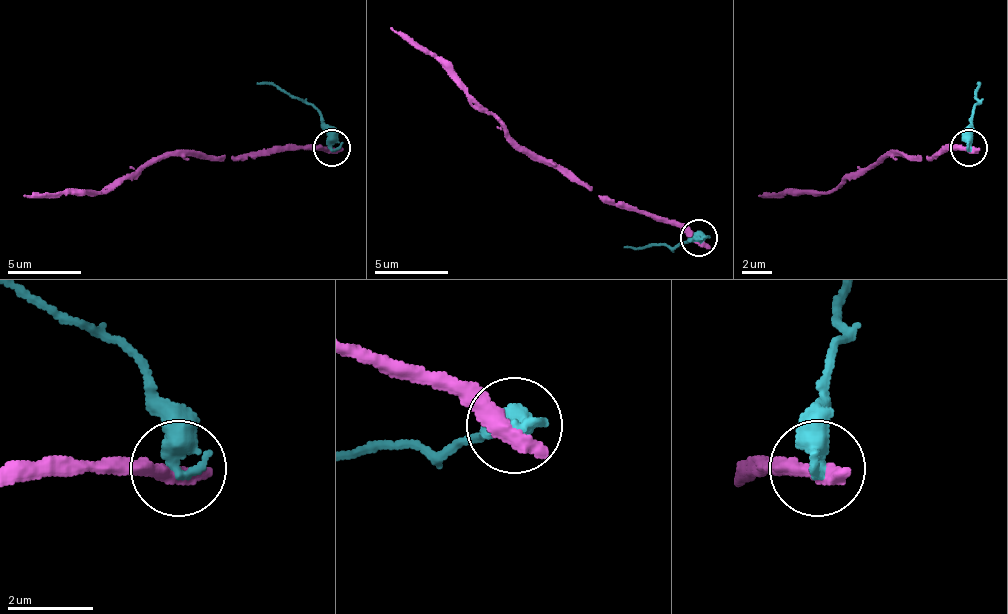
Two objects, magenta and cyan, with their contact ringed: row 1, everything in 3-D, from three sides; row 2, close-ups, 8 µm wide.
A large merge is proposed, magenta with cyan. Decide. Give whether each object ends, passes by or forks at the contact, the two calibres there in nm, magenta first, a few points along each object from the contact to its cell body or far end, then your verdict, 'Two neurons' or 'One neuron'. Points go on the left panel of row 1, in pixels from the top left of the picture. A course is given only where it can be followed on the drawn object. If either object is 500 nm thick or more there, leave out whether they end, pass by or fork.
Thickness 480 nm (magenta) against 550 nm. Course of magenta: (331, 151), (279, 147), (217, 158), (173, 154), (155, 158), (107, 191), (22, 195). Course of cyan: (331, 147), (323, 117), (309, 103), (257, 81). Two neurons

